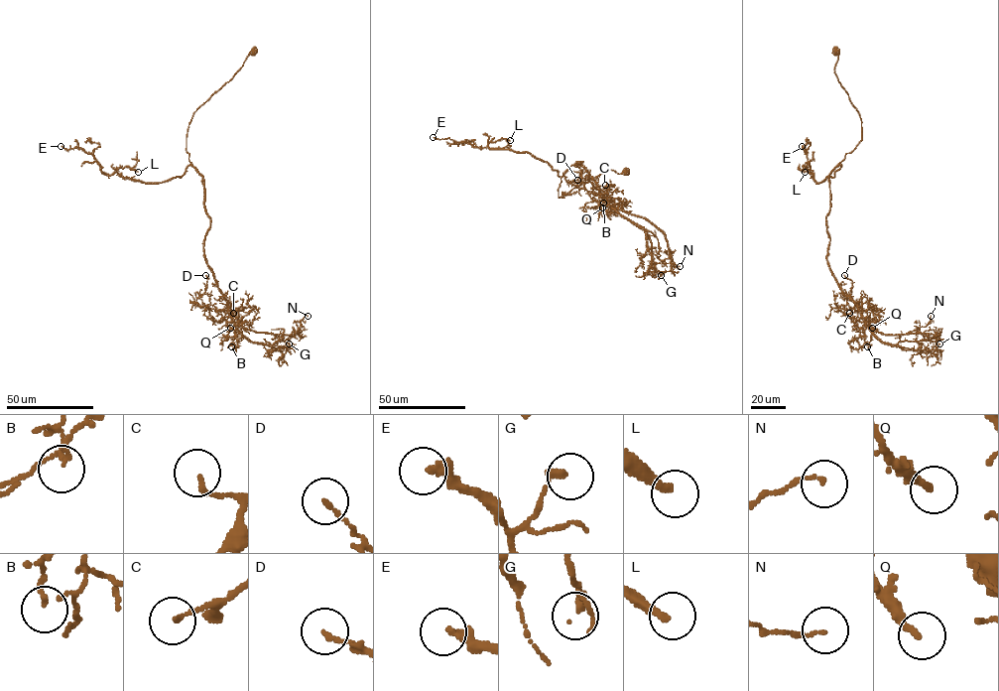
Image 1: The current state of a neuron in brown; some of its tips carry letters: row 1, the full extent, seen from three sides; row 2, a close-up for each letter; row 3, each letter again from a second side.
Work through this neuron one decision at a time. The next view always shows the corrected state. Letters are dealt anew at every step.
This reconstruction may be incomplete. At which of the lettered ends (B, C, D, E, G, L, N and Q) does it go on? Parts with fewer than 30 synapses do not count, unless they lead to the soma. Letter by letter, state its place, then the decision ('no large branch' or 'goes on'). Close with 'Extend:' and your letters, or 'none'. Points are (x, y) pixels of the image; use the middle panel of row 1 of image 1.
B: place (603, 203); no large branch
C: place (605, 185); no large branch
D: place (577, 180); no large branch
E: place (433, 137); goes on
G: place (661, 275); no large branch
L: place (510, 140); goes on
N: place (680, 266); no large branch
Q: place (602, 207); goes on
Extend: E, L, Q

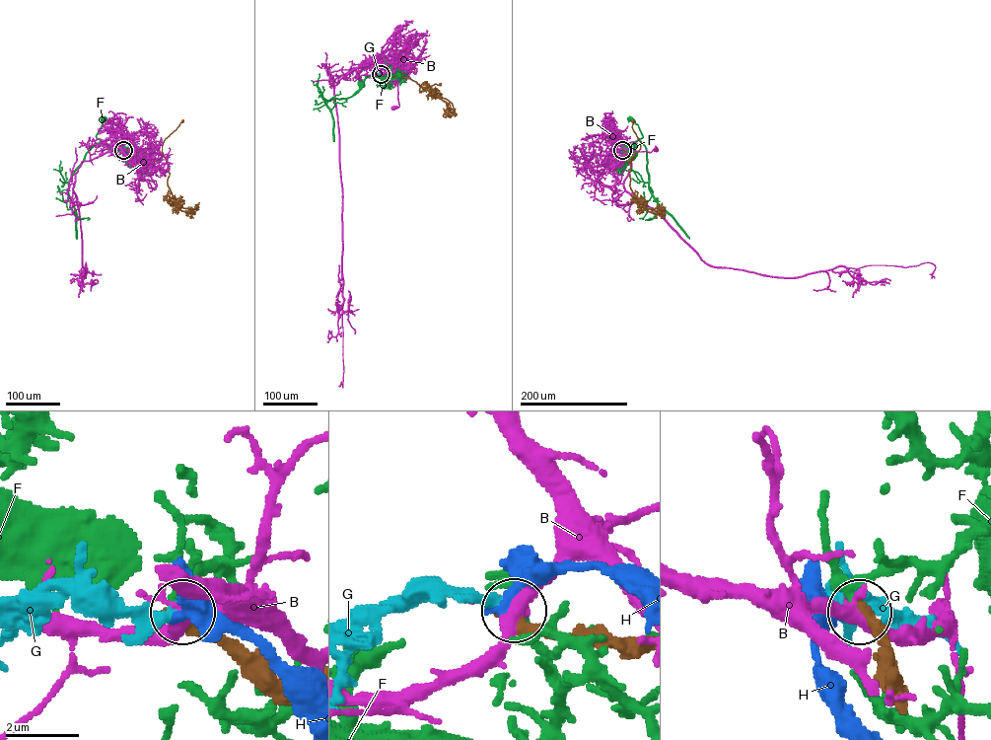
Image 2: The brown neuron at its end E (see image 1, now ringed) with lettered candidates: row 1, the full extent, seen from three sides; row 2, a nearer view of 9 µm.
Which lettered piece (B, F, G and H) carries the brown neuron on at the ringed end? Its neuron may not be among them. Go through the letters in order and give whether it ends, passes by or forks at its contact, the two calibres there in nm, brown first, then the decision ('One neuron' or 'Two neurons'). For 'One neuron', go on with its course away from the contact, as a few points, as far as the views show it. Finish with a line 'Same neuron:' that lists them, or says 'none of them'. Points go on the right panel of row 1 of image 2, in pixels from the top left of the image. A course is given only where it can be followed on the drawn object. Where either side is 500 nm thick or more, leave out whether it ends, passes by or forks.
B: It forks there. Thickness 400 nm (brown) against 320 nm. Two neurons
F: It passes by. Thickness 340 nm (brown) against 280 nm. Two neurons
G: It ends there. Thickness 360 nm (brown) against 360 nm. One neuron
H: It ends there. Thickness 340 nm (brown) against 240 nm. Two neurons
Same neuron: G

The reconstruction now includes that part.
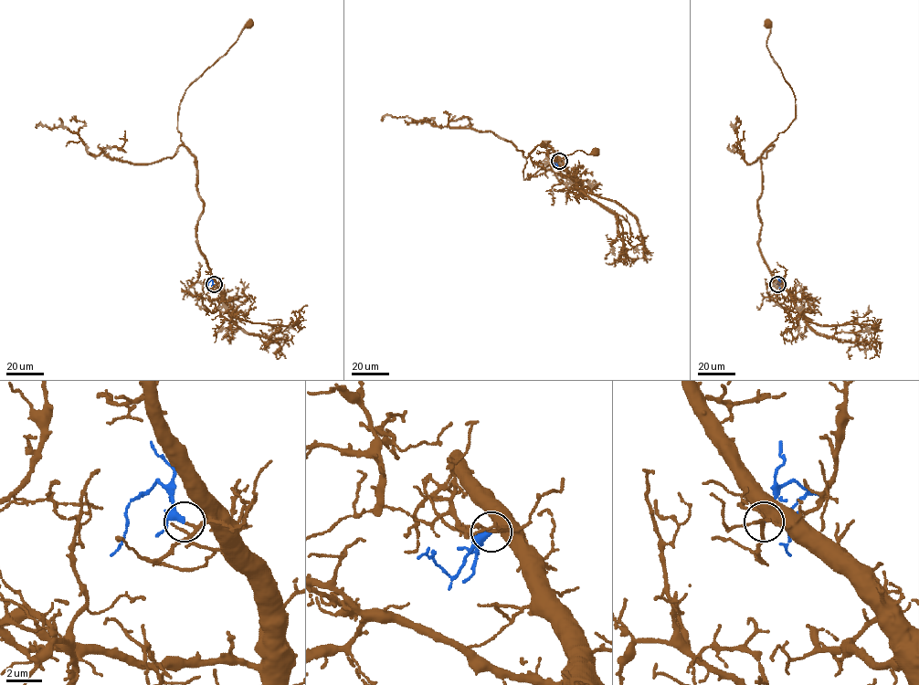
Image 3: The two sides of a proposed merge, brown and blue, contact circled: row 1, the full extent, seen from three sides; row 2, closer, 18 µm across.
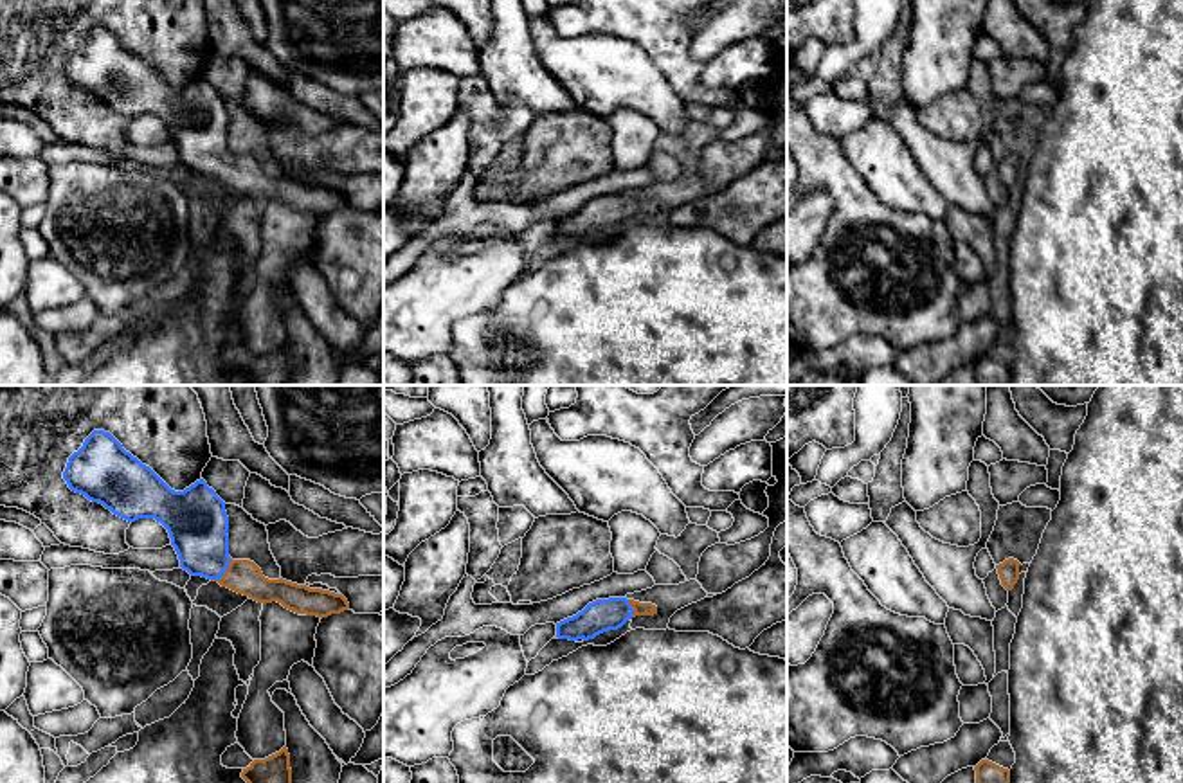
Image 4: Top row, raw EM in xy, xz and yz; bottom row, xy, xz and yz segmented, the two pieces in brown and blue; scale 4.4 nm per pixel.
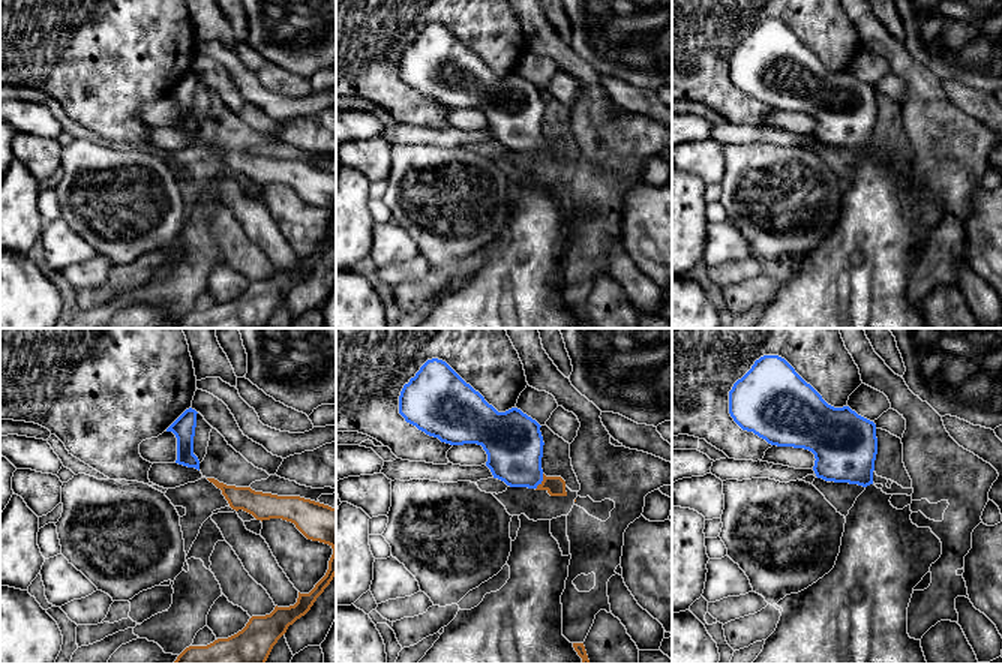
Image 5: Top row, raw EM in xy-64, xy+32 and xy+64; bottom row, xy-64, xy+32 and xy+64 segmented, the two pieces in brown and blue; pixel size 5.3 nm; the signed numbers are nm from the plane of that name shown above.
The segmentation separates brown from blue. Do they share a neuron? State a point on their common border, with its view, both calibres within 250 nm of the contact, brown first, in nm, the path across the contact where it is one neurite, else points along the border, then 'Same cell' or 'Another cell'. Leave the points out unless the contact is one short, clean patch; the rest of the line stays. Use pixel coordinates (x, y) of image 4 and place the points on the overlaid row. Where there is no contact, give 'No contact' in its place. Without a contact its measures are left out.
Touches brown at xy (224, 573). Thickness 160 nm (brown) against 260 nm. Path across: xy (243, 576), (224, 573), (202, 549), (197, 524). Same cell

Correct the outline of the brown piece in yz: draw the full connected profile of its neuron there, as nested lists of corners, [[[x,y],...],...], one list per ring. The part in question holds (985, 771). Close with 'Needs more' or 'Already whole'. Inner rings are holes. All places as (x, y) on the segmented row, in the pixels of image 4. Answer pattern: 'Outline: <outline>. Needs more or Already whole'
Outline: [[[981,760],[976,767],[976,783],[1010,783],[1010,770],[989,760]]]. Already whole

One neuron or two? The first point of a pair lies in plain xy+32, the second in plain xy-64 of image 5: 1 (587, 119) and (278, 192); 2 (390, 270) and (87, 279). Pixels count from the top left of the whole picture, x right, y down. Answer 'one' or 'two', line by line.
1: two
2: one

